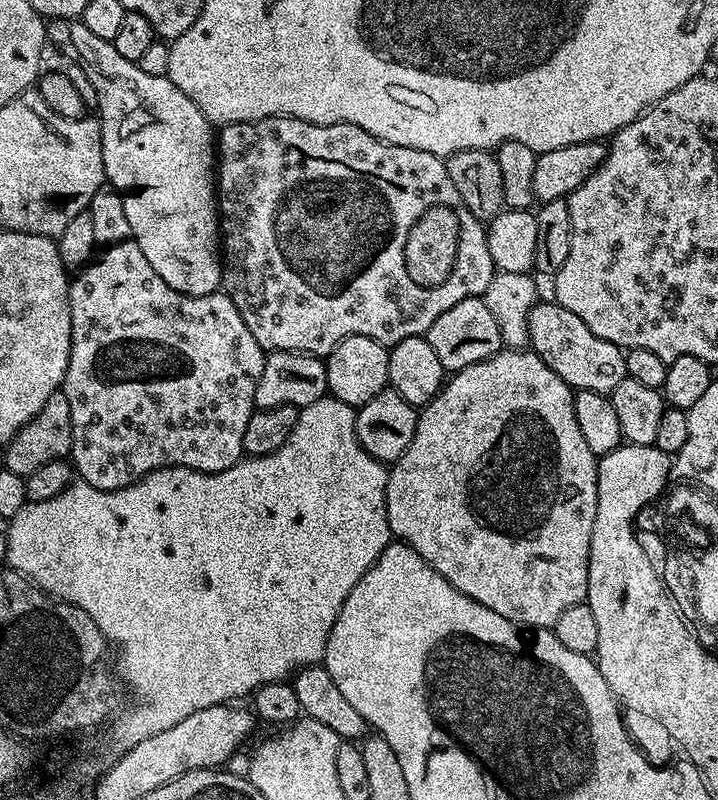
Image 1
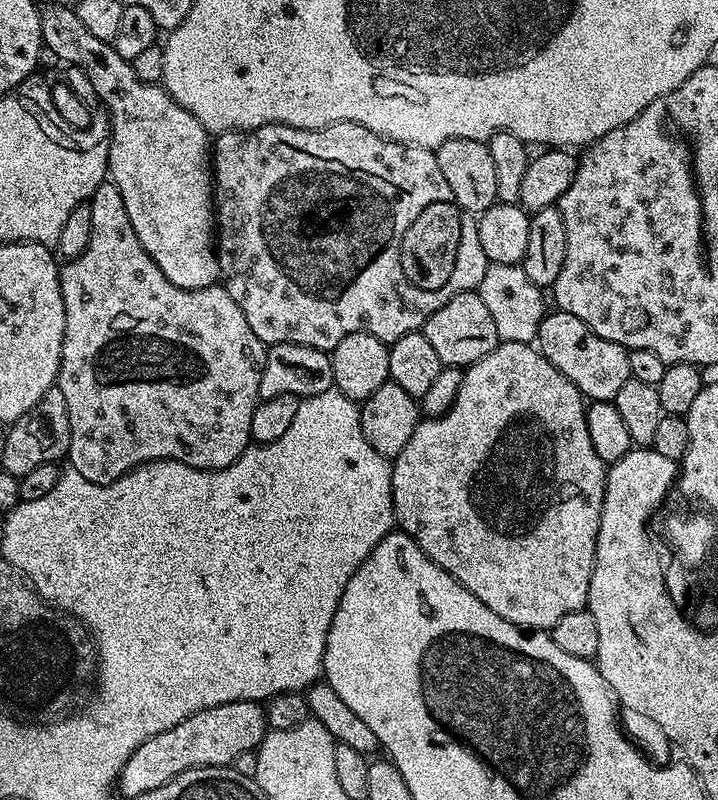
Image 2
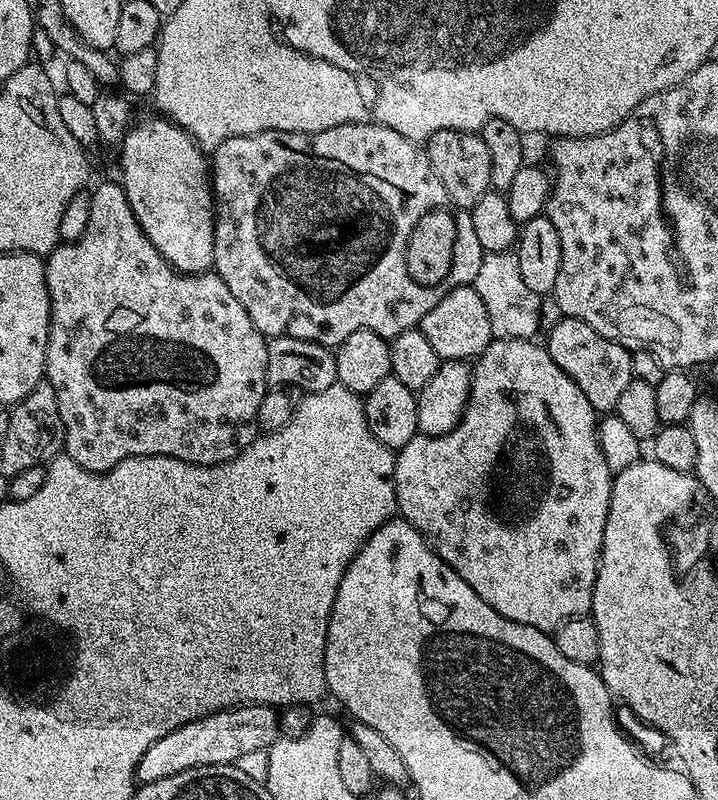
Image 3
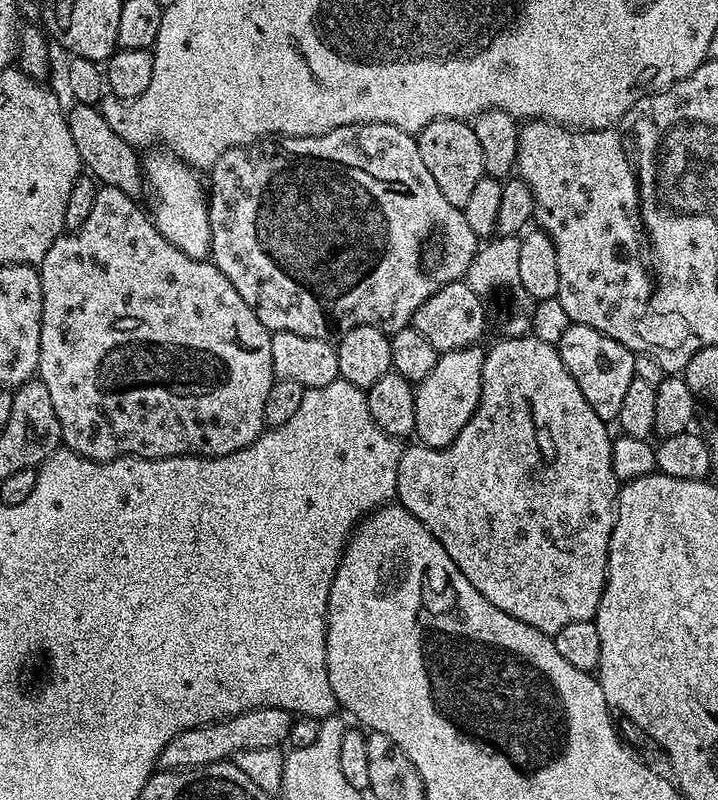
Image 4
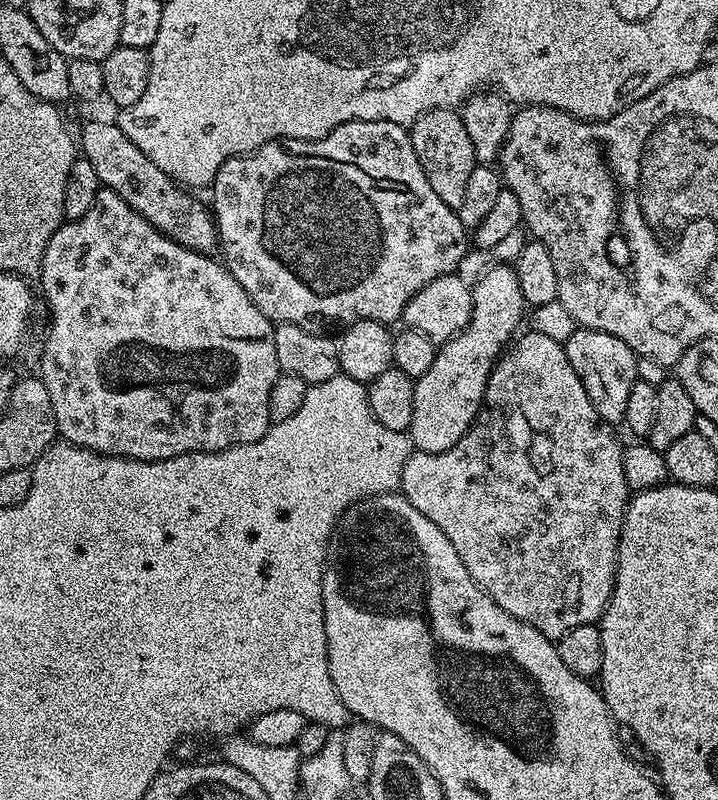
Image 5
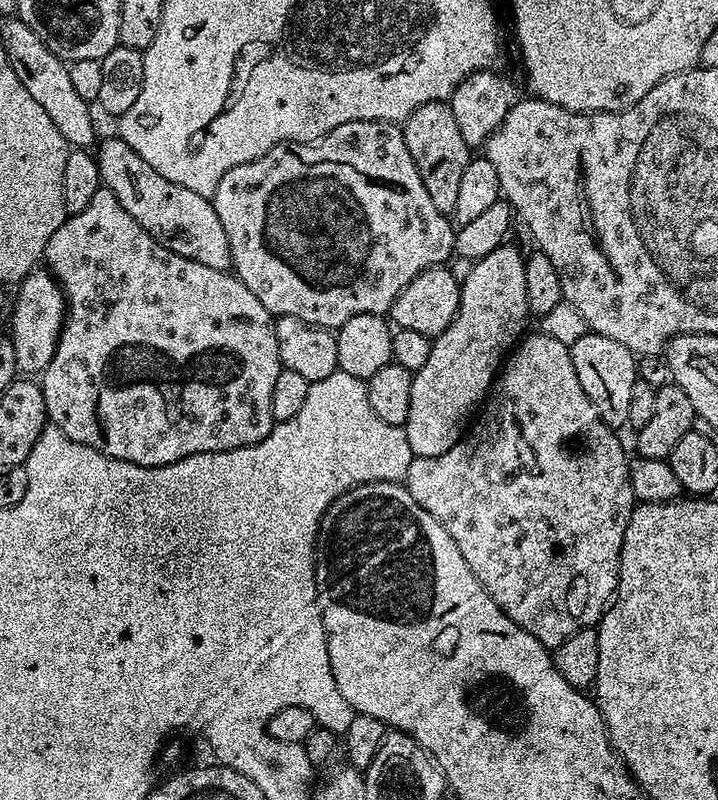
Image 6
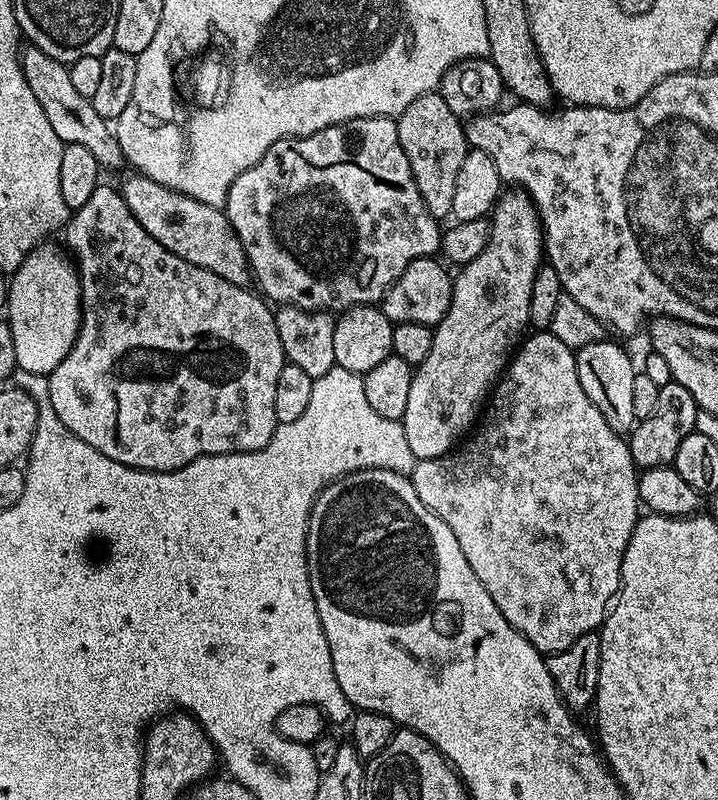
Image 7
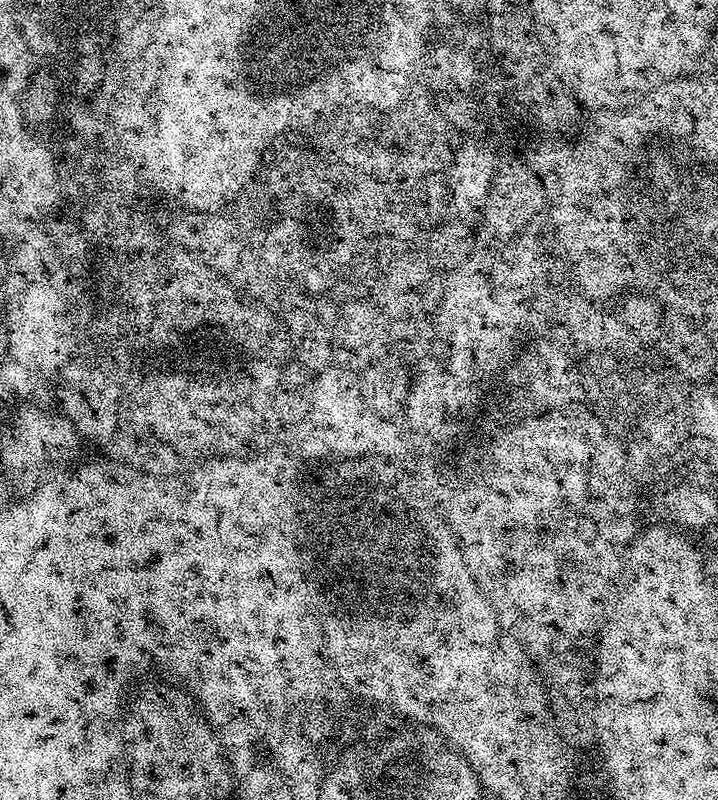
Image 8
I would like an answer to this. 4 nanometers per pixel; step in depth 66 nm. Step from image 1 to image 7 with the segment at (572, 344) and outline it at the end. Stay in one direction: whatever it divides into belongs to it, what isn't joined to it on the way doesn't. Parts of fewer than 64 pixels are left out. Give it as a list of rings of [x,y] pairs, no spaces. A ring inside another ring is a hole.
[[[611,338],[598,342],[590,342],[586,346],[575,349],[576,365],[578,366],[578,382],[582,382],[582,390],[586,390],[586,398],[598,406],[602,418],[606,418],[606,426],[621,434],[631,433],[638,421],[634,414],[634,378],[637,365],[632,365],[628,352]]]

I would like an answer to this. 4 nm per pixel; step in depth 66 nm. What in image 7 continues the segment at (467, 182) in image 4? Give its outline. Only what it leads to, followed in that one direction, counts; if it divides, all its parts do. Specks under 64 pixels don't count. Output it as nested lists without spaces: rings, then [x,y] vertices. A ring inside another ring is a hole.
[[[435,91],[422,94],[422,98],[414,98],[414,102],[410,102],[410,106],[406,106],[406,110],[402,110],[402,114],[395,117],[395,122],[398,126],[398,142],[402,142],[402,150],[406,150],[406,162],[410,162],[410,170],[418,186],[418,194],[422,194],[426,210],[438,222],[443,221],[443,216],[451,217],[454,186],[458,186],[458,170],[462,170],[462,162],[466,162],[470,151],[461,117],[456,116],[454,110],[446,106],[439,91]]]

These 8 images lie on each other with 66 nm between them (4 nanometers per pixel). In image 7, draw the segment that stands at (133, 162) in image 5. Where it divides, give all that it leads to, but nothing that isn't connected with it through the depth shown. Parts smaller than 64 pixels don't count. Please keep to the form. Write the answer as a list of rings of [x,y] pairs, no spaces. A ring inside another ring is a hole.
[[[133,171],[132,176],[118,184],[120,197],[130,206],[130,214],[138,218],[138,226],[154,238],[154,242],[162,242],[170,254],[178,254],[178,258],[186,258],[194,266],[202,266],[202,270],[210,270],[210,274],[218,274],[218,278],[226,278],[226,282],[234,282],[234,286],[248,288],[253,283],[252,268],[248,265],[246,250],[234,230],[230,226],[230,218],[223,208],[206,206],[206,202],[198,202],[198,198],[190,198],[178,190],[170,190],[170,186],[162,186],[162,182],[154,182],[154,178],[143,176],[141,172]]]

